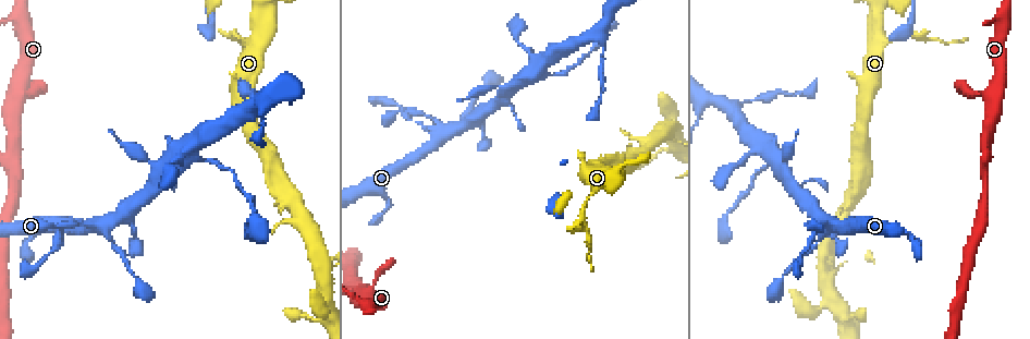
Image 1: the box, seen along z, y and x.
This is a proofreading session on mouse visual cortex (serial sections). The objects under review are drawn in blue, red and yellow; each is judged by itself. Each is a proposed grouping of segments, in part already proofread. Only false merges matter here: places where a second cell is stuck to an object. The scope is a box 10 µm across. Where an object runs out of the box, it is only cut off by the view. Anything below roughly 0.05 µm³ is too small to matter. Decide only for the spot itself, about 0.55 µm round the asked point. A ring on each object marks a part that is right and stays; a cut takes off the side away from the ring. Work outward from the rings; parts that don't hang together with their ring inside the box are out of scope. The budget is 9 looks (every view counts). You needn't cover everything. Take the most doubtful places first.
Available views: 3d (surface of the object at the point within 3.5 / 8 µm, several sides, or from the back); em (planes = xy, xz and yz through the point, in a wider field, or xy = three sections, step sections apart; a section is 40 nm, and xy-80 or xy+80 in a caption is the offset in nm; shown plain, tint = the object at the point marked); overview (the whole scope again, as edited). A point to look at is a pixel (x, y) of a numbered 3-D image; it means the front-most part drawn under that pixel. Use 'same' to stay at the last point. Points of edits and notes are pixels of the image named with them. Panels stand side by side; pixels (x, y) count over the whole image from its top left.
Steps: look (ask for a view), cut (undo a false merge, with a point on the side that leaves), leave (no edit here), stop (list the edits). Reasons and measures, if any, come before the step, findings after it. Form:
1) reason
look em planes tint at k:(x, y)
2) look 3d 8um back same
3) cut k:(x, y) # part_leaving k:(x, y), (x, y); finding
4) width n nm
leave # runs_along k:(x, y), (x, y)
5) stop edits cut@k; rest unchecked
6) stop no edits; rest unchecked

small branch off a trunk
look em xy step 3 tint at 1:(997, 18)

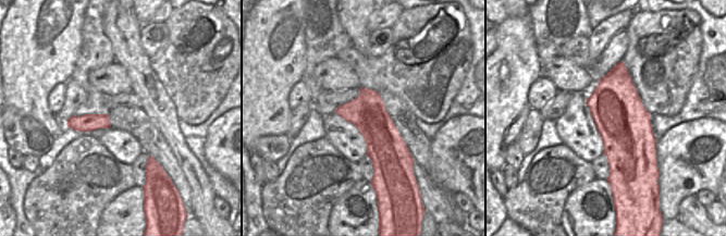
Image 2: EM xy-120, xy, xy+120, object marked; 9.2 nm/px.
wider look
look 3d 3.5um same

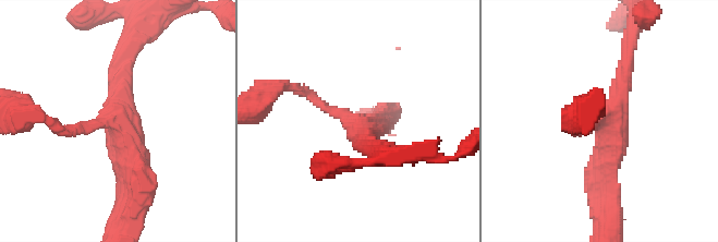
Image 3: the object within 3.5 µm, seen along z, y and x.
arm_widths 150, 250, 350 nm
leave # runs_along 3:(144, 184), (114, 121), (64, 128); one cell here

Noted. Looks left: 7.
narrows sharply
look 3d 3.5um at 1:(586, 202)

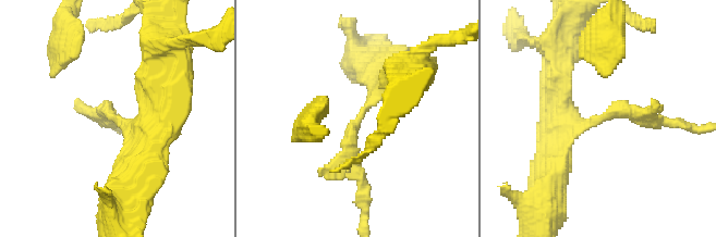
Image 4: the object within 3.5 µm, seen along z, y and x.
cut 4:(353, 145) # two cells meet here

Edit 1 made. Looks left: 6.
abrupt turn
look 3d 8um back at 1:(15, 154)

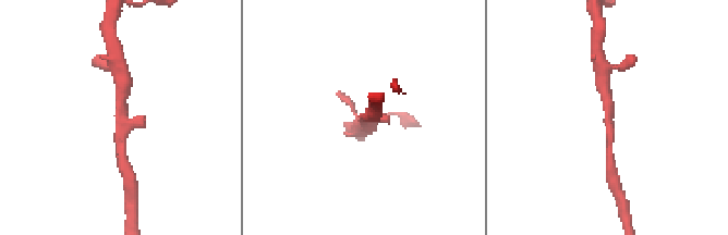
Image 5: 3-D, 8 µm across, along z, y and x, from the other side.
look 3d 3.5um same

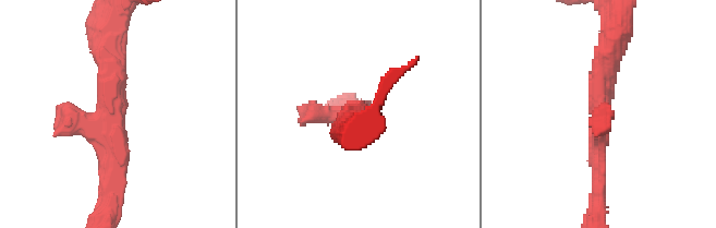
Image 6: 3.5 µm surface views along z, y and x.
look em xy step 5 tint at 6:(113, 114)

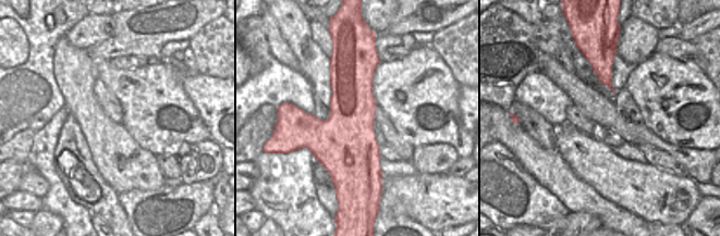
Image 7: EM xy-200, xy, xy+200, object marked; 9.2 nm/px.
leave # runs_along 6:(613, 39), (602, 80), (598, 183); all the same cell

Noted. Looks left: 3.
thin neck
look 3d 3.5um back at 1:(62, 231)

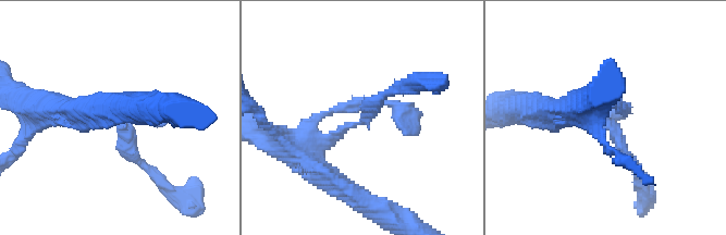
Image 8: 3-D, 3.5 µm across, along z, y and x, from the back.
arm_widths 200, 300 nm
look em xy step 5 tint at 8:(355, 123)

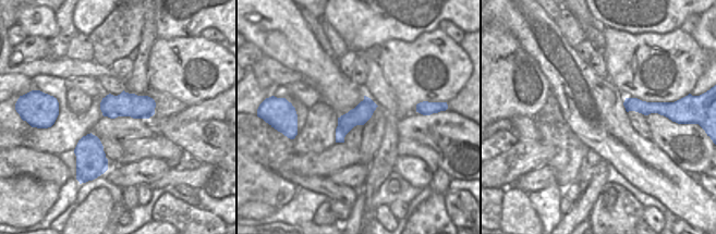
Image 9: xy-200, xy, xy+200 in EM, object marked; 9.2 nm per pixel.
cut it another way
look em xy step 2 tint same

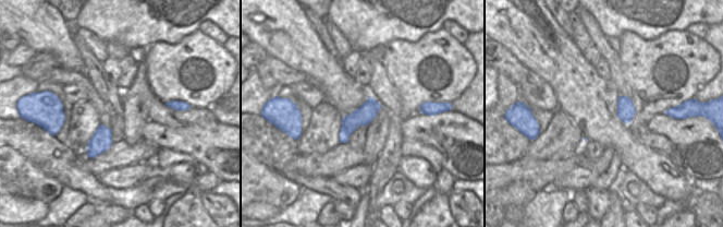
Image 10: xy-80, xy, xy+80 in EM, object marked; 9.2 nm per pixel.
leave # runs_along 8:(310, 162), (394, 90); all the same cell

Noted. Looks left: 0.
stop edits cut@4; rest unchecked

